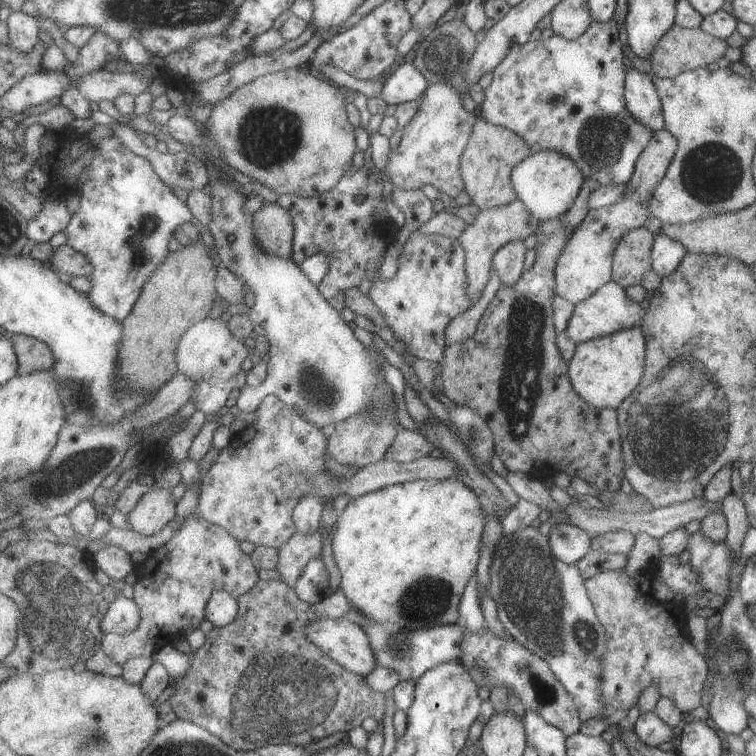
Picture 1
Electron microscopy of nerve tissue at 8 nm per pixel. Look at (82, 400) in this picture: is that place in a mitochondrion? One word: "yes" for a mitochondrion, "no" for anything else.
yes

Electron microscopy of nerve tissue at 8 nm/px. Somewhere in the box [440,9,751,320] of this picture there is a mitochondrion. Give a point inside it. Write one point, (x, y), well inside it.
(712, 173)

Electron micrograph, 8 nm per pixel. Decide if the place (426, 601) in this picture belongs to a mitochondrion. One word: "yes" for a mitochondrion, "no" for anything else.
yes

